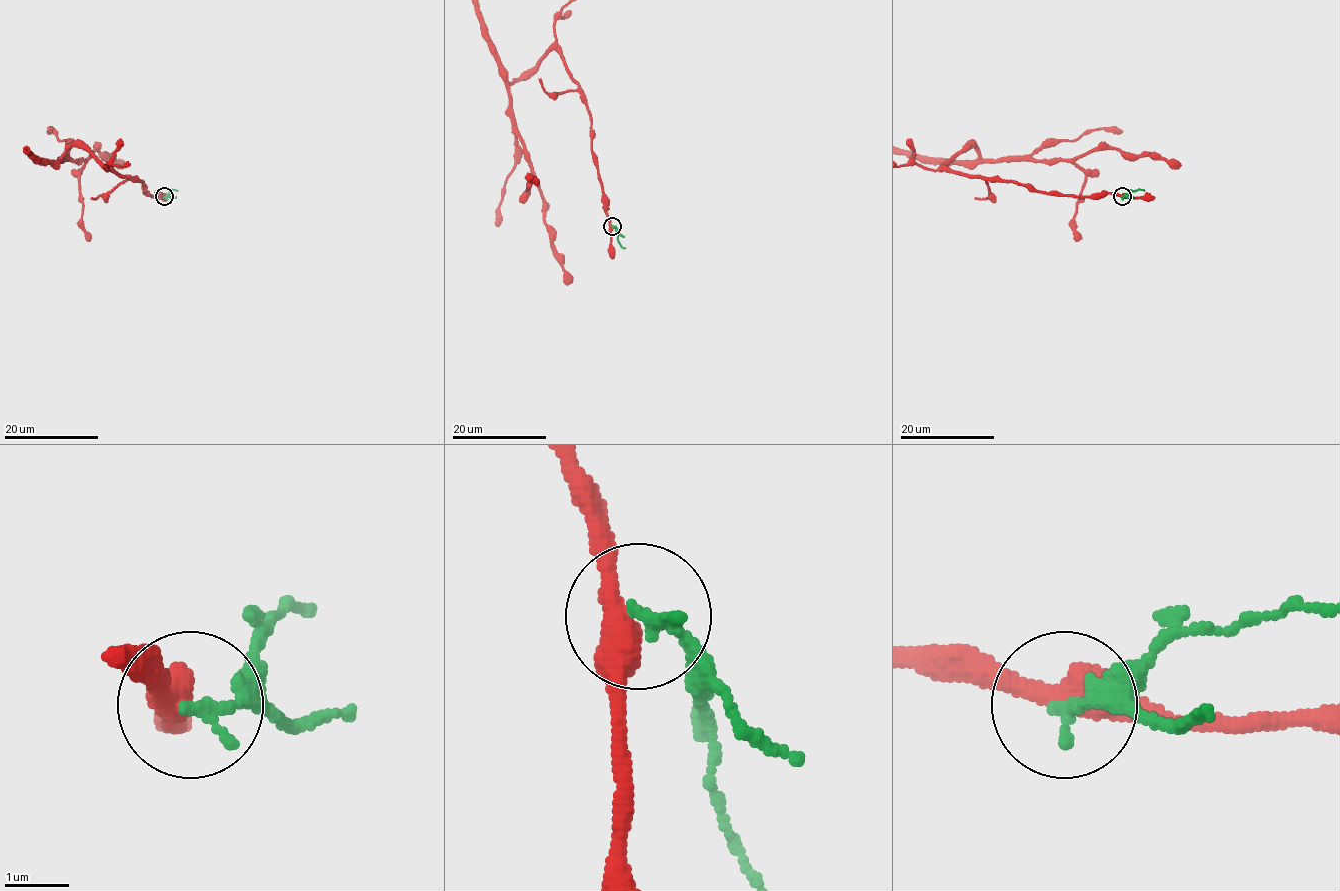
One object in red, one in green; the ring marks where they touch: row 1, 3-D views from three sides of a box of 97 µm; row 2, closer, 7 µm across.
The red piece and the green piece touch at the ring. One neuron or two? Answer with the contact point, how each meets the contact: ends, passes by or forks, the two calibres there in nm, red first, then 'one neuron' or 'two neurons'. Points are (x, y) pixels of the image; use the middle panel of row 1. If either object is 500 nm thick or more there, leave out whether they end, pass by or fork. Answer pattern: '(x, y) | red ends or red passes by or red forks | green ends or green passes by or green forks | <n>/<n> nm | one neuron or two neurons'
(612, 226) | red passes by | green ends | 440/220 nm | two neurons

